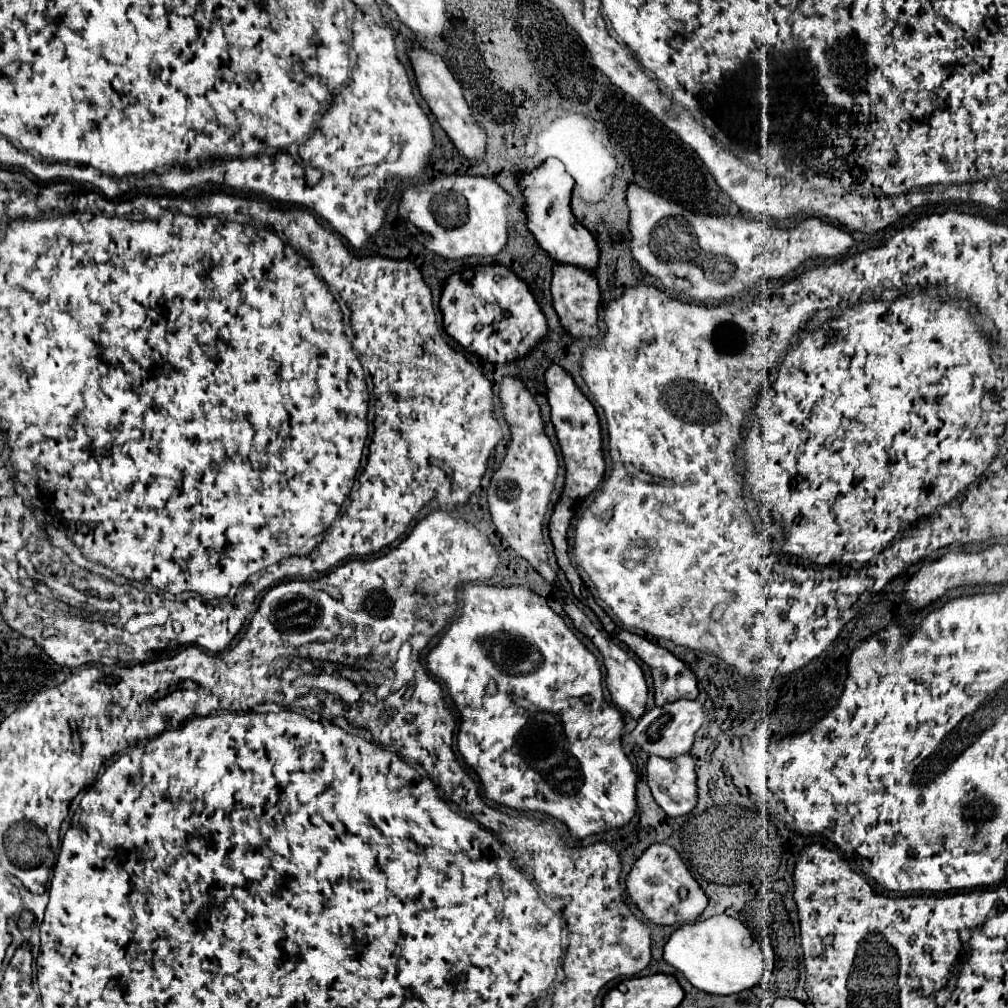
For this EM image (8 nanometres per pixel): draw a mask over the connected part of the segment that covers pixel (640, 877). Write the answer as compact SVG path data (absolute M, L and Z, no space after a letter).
M652 844L636 860L626 878L626 892L630 900L638 906L638 910L644 914L644 918L660 926L696 922L708 904L706 894L682 862L680 854L668 844Z

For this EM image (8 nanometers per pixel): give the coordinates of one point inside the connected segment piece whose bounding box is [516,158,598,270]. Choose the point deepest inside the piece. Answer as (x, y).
(546, 189)

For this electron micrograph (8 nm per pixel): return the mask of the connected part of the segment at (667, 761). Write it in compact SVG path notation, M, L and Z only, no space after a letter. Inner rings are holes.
M686 752L674 758L650 756L648 784L662 810L676 818L696 806L696 770L694 758Z

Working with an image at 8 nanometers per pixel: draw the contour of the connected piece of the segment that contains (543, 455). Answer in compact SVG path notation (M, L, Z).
M518 376L502 378L498 398L502 404L502 418L510 428L510 442L506 446L502 466L494 472L488 486L490 518L496 526L496 532L508 542L508 546L518 556L528 560L547 582L555 584L557 575L548 566L546 544L542 538L542 518L550 508L550 496L558 472L558 458L548 436L544 434L540 408Z

